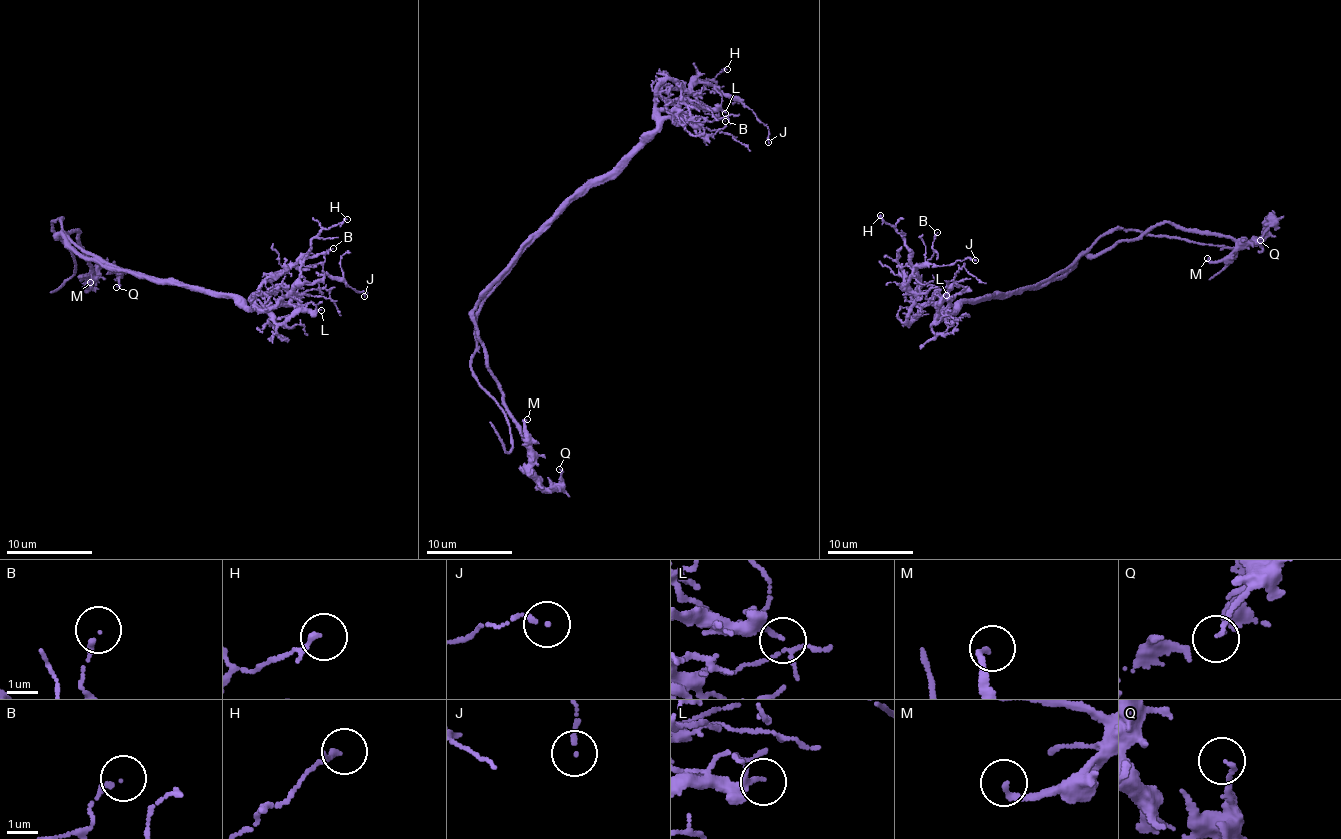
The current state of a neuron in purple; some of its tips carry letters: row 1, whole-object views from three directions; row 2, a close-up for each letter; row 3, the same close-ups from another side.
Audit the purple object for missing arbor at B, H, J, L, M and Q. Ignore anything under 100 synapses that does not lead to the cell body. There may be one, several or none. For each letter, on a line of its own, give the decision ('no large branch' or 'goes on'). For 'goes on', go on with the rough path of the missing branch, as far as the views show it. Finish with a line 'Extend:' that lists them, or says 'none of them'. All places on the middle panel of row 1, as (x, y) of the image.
B: no large branch
H: no large branch
J: no large branch
L: no large branch
M: no large branch
Q: no large branch
Extend: none of them

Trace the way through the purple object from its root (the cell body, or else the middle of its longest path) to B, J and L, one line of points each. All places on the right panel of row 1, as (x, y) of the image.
B: (1025, 287), (968, 298), (953, 310), (917, 303), (913, 298), (918, 269), (935, 252), (937, 232)
J: (1025, 287), (968, 298), (953, 310), (928, 304), (908, 321), (916, 298), (907, 284), (916, 266), (975, 260)
L: (1025, 287), (968, 298), (953, 310), (947, 308), (932, 324), (939, 301), (946, 295)

